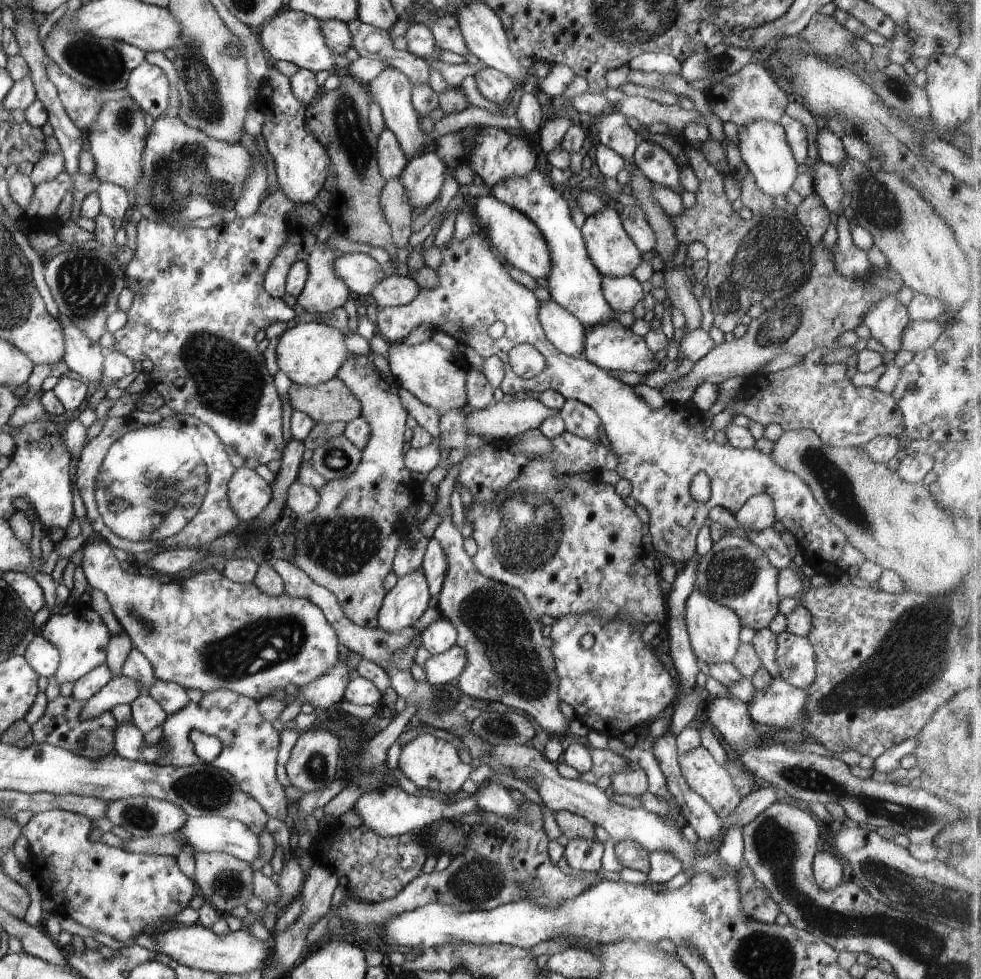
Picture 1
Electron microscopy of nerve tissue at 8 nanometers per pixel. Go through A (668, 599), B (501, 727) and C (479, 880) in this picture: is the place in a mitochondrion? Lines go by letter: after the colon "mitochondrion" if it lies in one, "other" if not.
A: other
B: mitochondrion
C: mitochondrion

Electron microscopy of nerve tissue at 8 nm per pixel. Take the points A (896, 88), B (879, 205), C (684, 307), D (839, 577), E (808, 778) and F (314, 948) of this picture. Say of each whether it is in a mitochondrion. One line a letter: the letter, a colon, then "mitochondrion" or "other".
A: mitochondrion
B: mitochondrion
C: other
D: other
E: mitochondrion
F: other

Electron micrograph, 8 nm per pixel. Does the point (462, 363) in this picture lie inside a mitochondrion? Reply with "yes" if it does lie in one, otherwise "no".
no

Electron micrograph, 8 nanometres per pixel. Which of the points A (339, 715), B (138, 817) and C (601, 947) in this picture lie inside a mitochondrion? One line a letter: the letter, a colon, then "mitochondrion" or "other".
A: other
B: mitochondrion
C: other

